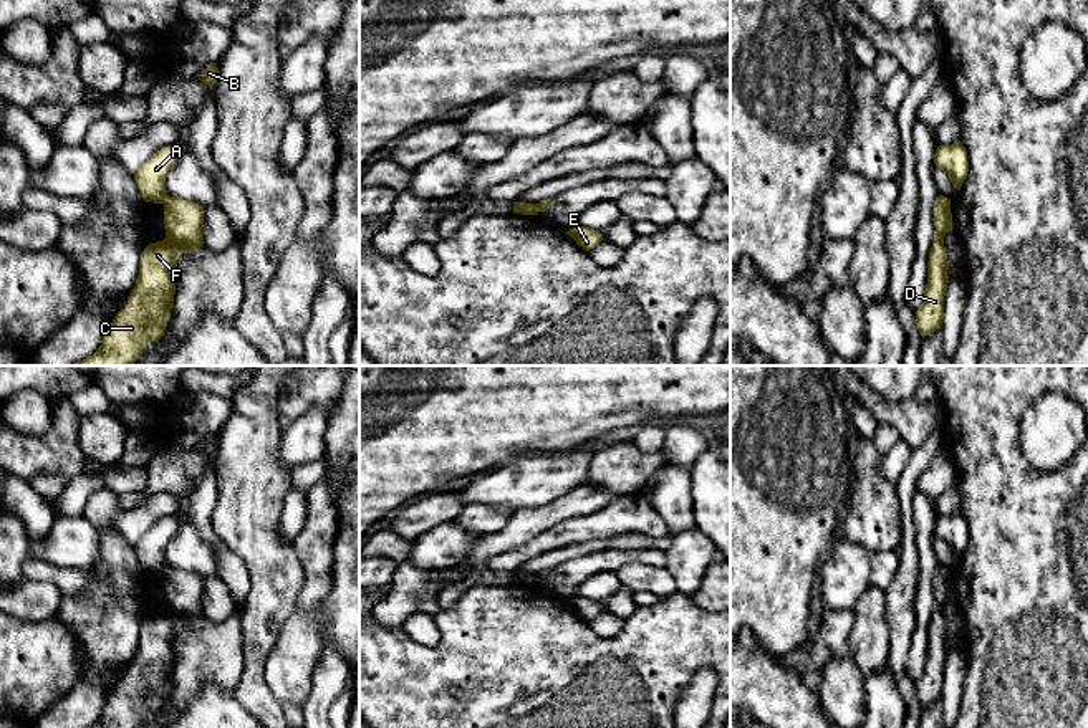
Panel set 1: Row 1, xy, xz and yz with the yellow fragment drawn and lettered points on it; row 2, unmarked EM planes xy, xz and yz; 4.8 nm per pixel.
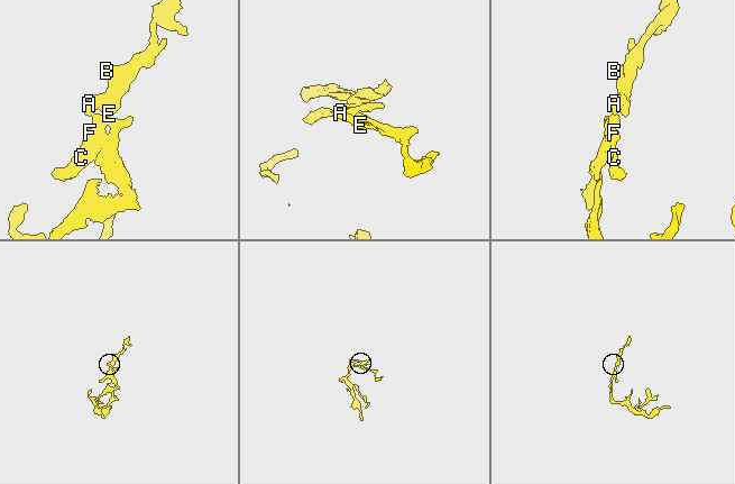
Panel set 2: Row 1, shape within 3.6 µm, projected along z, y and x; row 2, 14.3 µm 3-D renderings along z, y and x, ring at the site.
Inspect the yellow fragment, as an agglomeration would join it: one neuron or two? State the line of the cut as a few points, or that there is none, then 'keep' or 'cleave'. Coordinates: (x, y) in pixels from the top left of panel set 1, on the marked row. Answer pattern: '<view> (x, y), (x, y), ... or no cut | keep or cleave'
xy (169, 196), (163, 202) | cleave

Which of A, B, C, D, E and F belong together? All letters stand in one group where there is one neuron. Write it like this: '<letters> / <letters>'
A B E / C D F

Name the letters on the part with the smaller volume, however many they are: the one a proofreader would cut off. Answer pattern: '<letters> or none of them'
A, B, E

